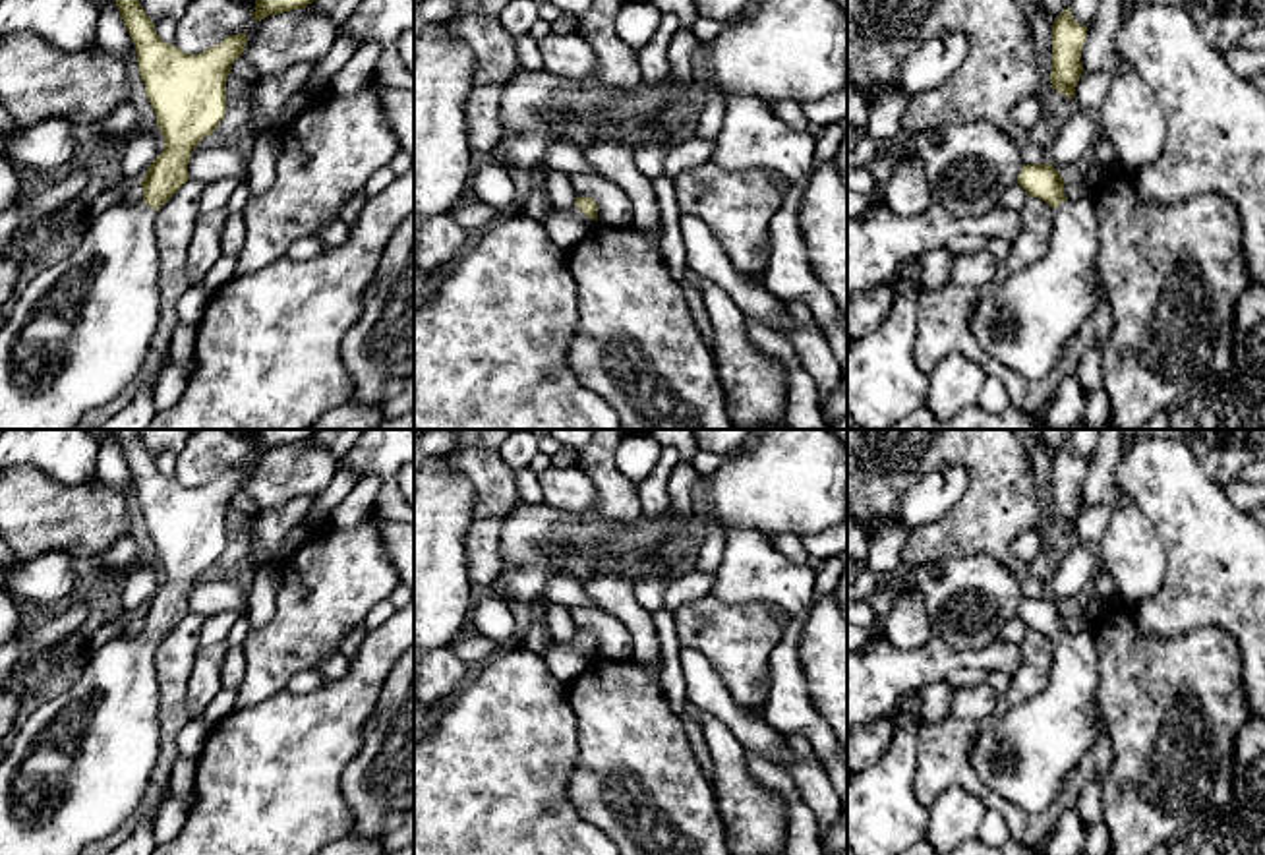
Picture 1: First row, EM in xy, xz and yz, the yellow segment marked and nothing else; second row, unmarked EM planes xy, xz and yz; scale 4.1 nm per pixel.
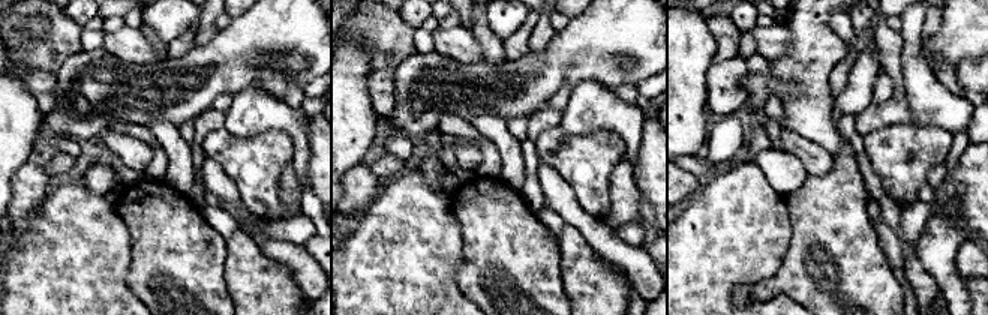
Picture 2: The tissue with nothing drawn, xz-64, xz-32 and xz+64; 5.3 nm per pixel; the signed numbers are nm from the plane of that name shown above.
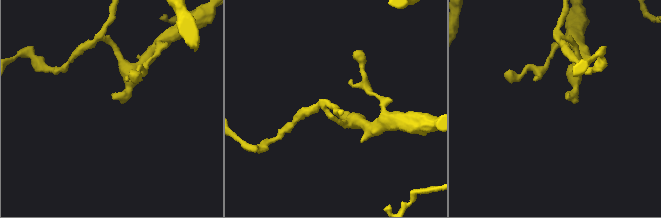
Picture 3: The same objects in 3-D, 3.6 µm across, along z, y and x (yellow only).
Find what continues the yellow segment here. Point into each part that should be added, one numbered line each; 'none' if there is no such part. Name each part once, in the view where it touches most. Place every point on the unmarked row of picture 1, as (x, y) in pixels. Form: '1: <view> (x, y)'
1: xz (567, 660)

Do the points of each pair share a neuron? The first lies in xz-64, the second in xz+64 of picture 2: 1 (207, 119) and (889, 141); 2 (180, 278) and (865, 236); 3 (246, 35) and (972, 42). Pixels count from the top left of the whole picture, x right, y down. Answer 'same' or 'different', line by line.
1: different
2: same
3: same

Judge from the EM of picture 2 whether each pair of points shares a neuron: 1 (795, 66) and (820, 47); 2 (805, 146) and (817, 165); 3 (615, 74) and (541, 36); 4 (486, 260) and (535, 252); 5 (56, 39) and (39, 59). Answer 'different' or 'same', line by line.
1: same
2: same
3: different
4: same
5: same

